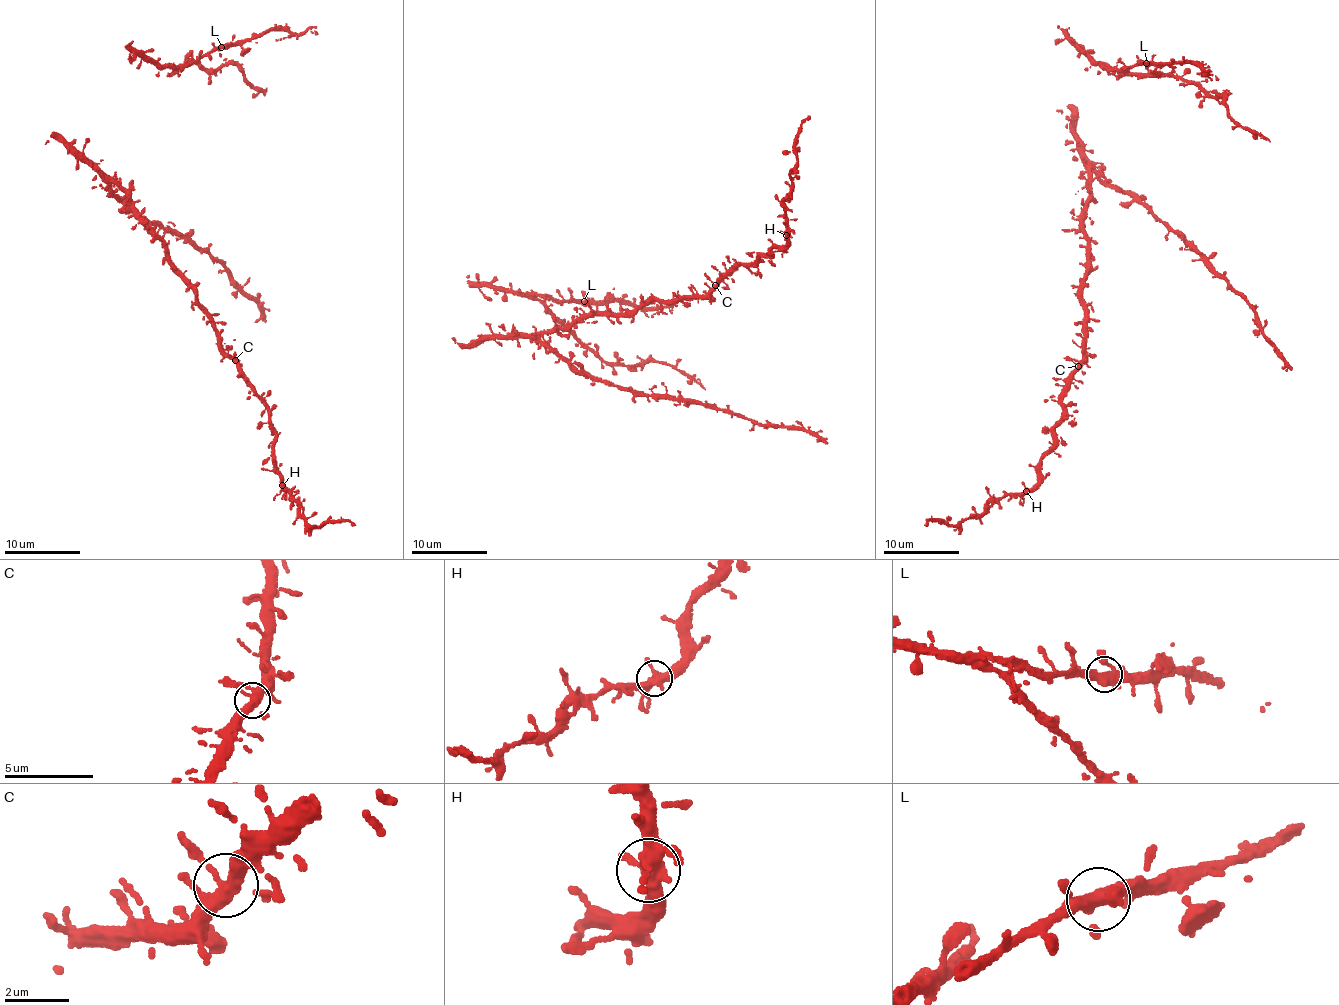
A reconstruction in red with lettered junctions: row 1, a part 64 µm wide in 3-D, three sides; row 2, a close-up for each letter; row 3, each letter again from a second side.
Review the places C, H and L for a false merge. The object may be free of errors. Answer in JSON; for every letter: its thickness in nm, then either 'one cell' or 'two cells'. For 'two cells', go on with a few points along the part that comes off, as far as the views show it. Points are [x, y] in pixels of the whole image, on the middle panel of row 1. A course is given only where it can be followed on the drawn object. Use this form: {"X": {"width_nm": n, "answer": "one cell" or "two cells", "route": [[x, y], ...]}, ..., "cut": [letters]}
{"C": {"width_nm": 360, "answer": "one cell"}, "H": {"width_nm": 400, "answer": "one cell"}, "L": {"width_nm": 380, "answer": "one cell"}, "cut": []}

